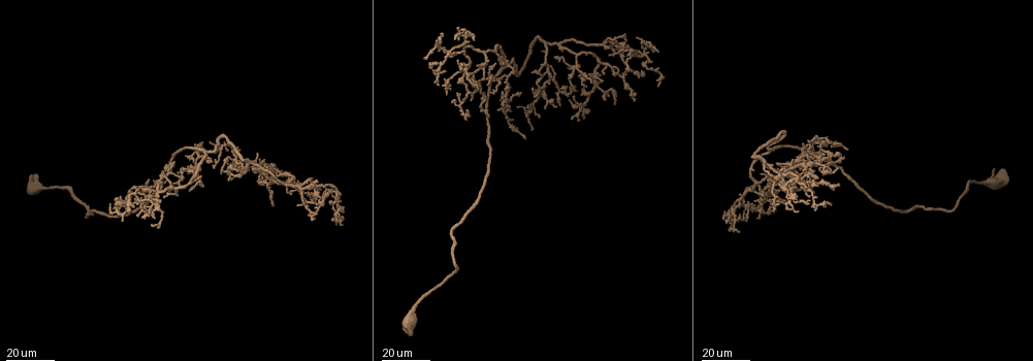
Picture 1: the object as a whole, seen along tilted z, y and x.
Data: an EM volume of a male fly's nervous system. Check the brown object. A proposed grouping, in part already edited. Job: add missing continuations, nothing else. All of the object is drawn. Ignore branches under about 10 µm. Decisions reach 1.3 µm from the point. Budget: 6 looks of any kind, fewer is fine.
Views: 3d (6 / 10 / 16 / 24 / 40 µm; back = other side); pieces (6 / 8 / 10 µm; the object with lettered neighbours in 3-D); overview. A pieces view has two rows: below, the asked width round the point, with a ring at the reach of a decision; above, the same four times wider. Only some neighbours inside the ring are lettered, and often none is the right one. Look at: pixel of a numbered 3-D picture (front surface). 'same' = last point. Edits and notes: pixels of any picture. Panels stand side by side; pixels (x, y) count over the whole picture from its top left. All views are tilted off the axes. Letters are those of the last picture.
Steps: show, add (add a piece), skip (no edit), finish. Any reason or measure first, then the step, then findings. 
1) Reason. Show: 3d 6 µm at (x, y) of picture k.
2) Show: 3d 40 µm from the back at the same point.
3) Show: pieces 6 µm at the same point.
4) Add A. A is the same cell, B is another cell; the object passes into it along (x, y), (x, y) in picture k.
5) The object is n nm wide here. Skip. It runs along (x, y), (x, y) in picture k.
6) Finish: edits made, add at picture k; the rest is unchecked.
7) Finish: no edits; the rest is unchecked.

An open end. Show: 3d 16 µm at (226, 170) of picture 1.

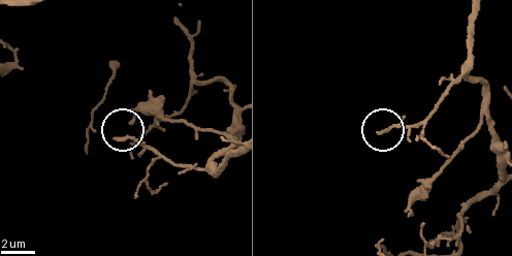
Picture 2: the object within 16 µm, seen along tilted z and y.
Show: pieces 6 µm at (115, 140) of picture 2.

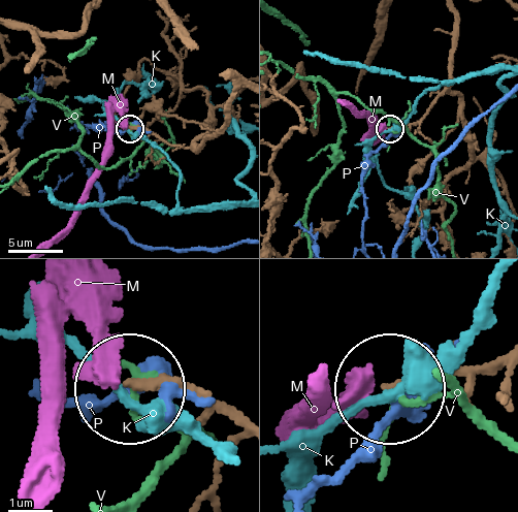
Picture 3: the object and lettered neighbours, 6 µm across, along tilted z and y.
Skip. K, M, P and V are other cells; it runs along (233, 91), (225, 122), (197, 148), (184, 148), (131, 128) in picture 3; no lettered piece goes on from it.

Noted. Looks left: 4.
An open end. Show: 3d 24 µm at (227, 150) of picture 1.

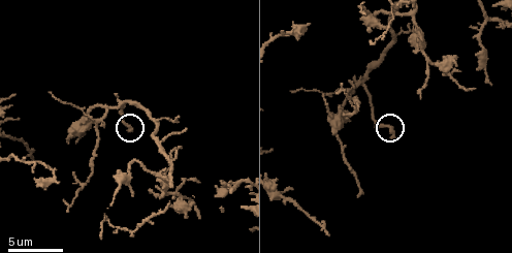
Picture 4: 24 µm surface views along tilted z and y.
See the neighbours. Show: pieces 8 µm at (391, 136) of picture 4.

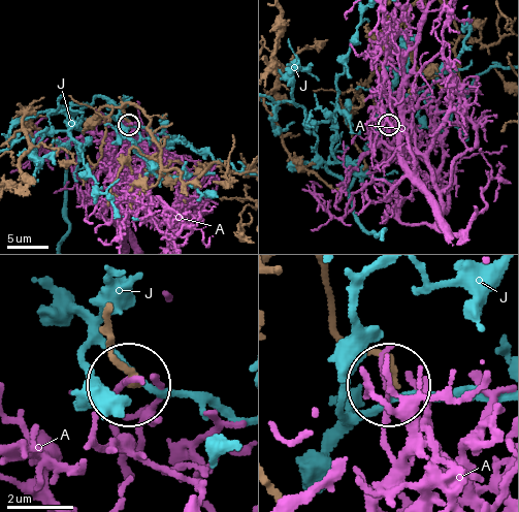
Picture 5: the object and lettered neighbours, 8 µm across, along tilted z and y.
The object is 200 nm wide here. Skip. A and J are other cells; none of them fits.

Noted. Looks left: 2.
Branch stops here. Show: 3d 16 µm at (610, 49) of picture 1.

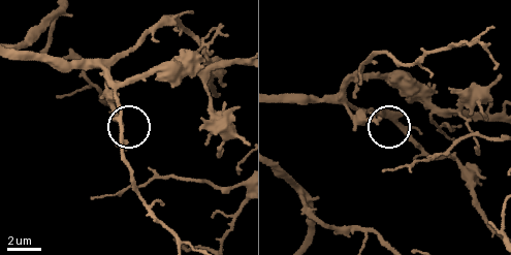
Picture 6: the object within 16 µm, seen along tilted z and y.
Show: pieces 6 µm at (379, 120) of picture 6.

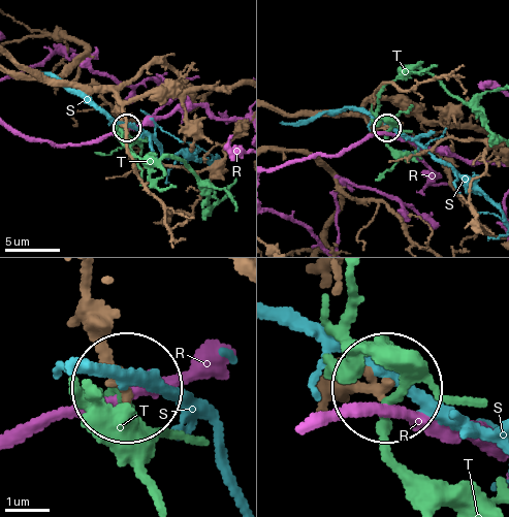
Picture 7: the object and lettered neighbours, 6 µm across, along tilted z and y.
Skip. R, S and T are other cells; it runs along (275, 107), (293, 115), (357, 116), (385, 127) in picture 7; no lettered piece goes on from it.

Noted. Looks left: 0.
Finish: no edits; the rest is unchecked.

